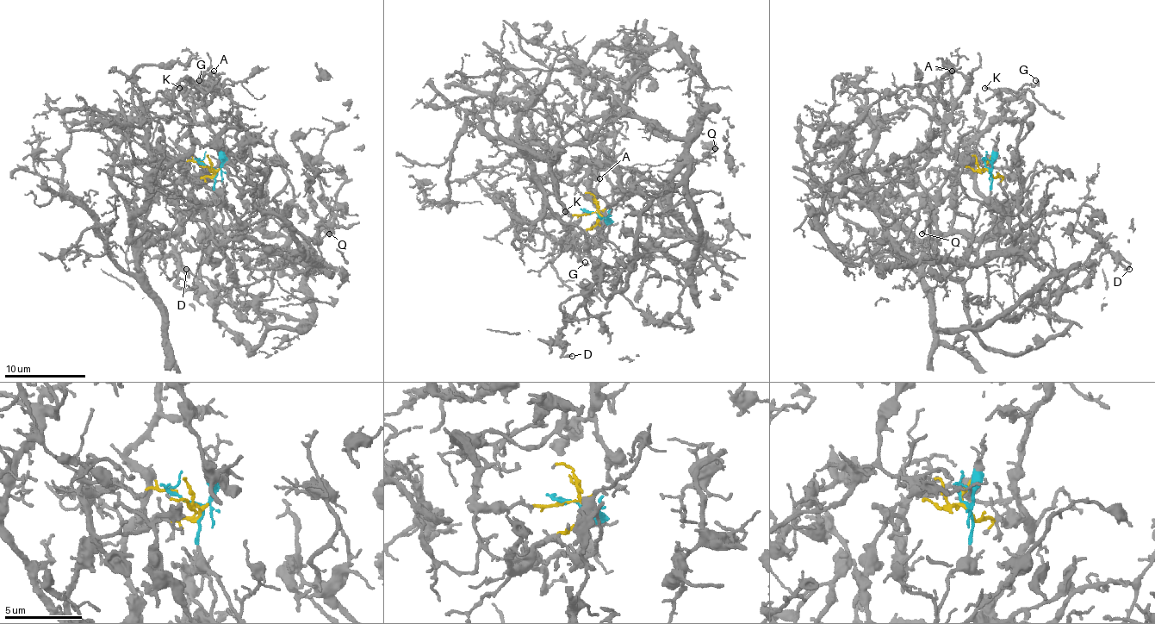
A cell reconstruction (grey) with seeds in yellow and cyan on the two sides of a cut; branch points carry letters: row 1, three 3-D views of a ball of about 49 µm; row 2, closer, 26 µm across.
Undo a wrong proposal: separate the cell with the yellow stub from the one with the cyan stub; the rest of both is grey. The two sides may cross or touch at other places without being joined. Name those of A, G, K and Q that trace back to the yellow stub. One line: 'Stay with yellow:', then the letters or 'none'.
Stay with yellow: G, K

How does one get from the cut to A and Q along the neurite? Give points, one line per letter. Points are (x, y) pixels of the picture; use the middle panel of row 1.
A: (597, 213), (646, 178), (666, 180), (684, 158), (703, 107), (672, 46), (643, 54), (599, 178)
Q: (597, 213), (603, 217), (630, 196), (637, 183), (655, 178), (667, 183), (715, 147)

